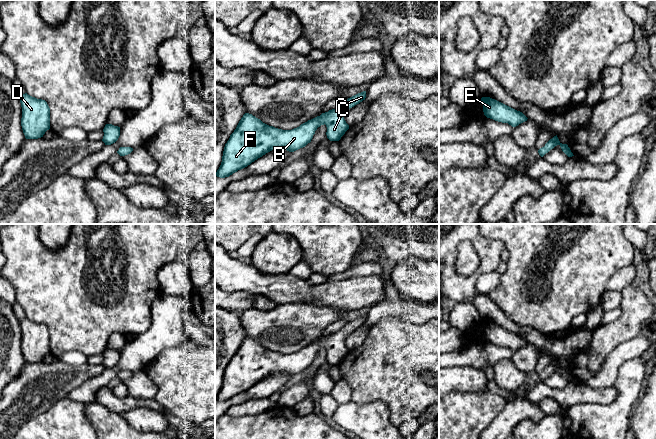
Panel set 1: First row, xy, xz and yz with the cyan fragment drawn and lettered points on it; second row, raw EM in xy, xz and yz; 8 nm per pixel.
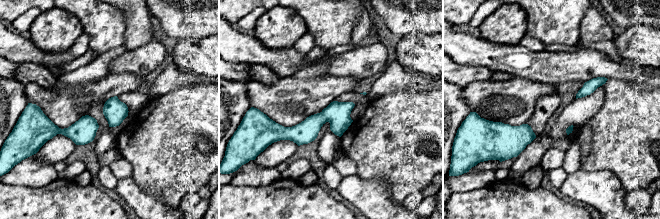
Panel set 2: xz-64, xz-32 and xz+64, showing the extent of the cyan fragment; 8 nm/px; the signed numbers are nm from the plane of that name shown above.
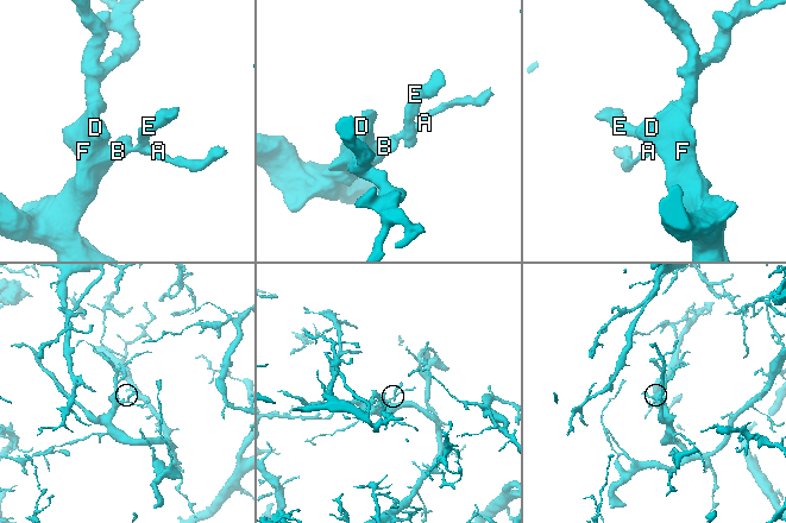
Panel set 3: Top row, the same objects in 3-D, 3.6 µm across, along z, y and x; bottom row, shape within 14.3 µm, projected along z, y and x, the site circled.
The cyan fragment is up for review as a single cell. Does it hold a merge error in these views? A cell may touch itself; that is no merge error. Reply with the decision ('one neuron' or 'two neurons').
one neuron

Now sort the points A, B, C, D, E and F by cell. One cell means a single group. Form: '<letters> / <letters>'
A B C D E F

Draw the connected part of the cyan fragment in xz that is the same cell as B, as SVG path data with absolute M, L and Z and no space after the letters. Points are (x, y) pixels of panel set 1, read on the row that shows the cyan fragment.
M366 91L358 93L348 98L343 105L329 110L328 112L322 113L320 116L308 120L307 122L292 130L282 130L273 126L269 126L252 114L245 113L239 121L234 132L230 135L229 140L225 144L222 162L216 172L216 176L220 178L229 177L233 173L247 167L252 162L272 150L287 150L289 152L294 152L300 148L303 148L311 142L317 128L324 124L327 127L327 138L330 141L339 141L349 129L349 125L344 119L346 112L350 108L365 100L365 98Z

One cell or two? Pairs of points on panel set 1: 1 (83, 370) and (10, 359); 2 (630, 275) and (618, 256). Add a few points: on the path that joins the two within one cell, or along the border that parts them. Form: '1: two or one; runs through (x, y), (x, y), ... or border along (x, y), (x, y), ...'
1: two; border along (25, 362), (20, 372), (11, 381)
2: two; border along (631, 263), (621, 267), (607, 282)

